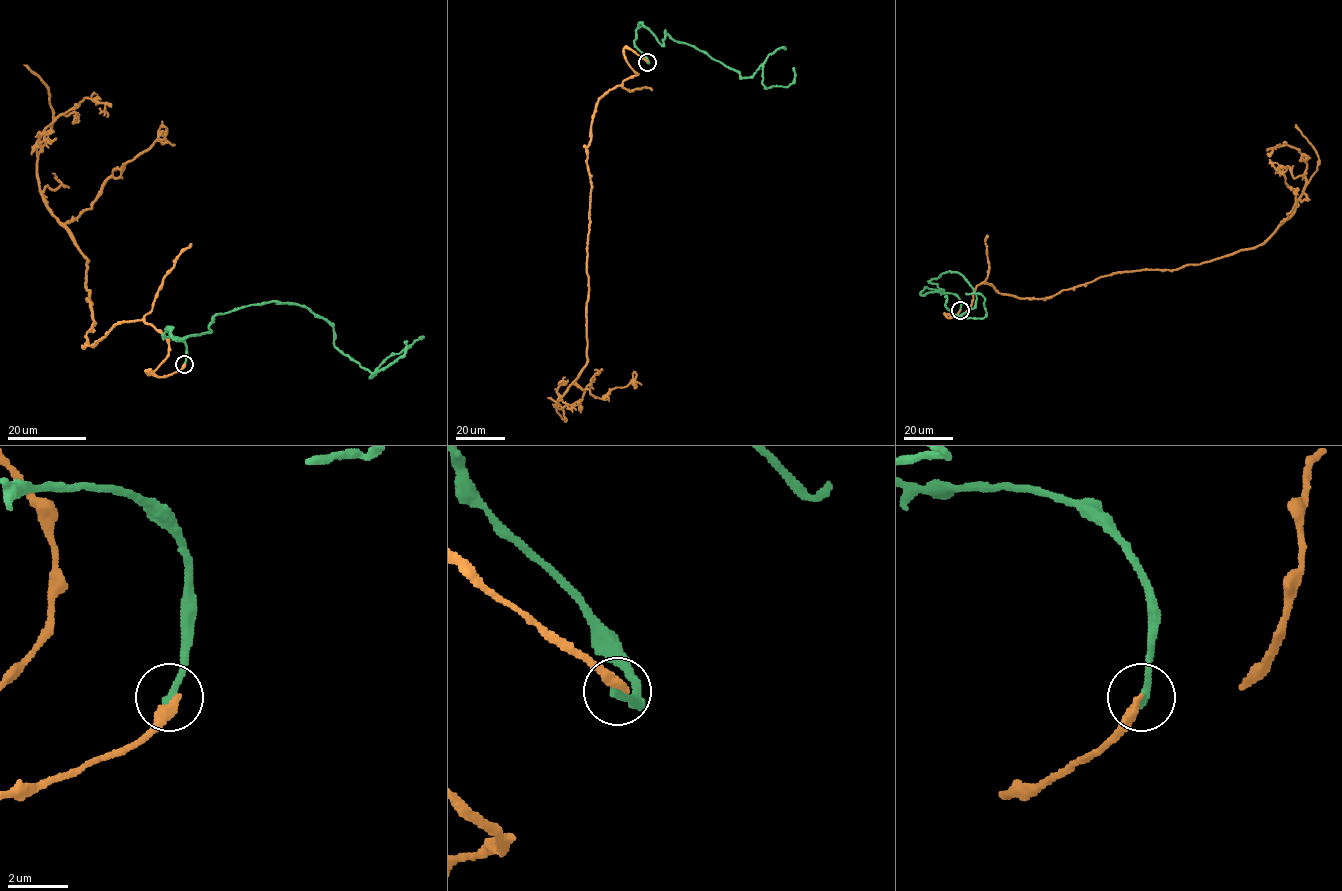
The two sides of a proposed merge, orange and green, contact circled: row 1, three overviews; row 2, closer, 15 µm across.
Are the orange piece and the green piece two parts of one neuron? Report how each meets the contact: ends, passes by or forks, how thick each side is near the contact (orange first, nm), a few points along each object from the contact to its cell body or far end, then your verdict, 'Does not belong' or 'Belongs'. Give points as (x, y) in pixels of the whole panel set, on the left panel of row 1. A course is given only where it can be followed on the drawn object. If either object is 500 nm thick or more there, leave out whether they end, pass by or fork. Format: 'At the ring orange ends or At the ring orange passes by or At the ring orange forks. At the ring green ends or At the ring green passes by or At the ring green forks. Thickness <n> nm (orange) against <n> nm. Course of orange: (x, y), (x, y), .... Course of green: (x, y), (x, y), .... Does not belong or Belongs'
At the ring orange ends. At the ring green ends. Thickness 320 nm (orange) against 280 nm. Course of orange: (184, 364), (146, 371), (169, 341), (142, 320), (86, 344), (87, 258), (38, 138), (99, 113). Course of green: (184, 364), (168, 328), (183, 340), (273, 301), (324, 318), (369, 377), (419, 337). Does not belong

